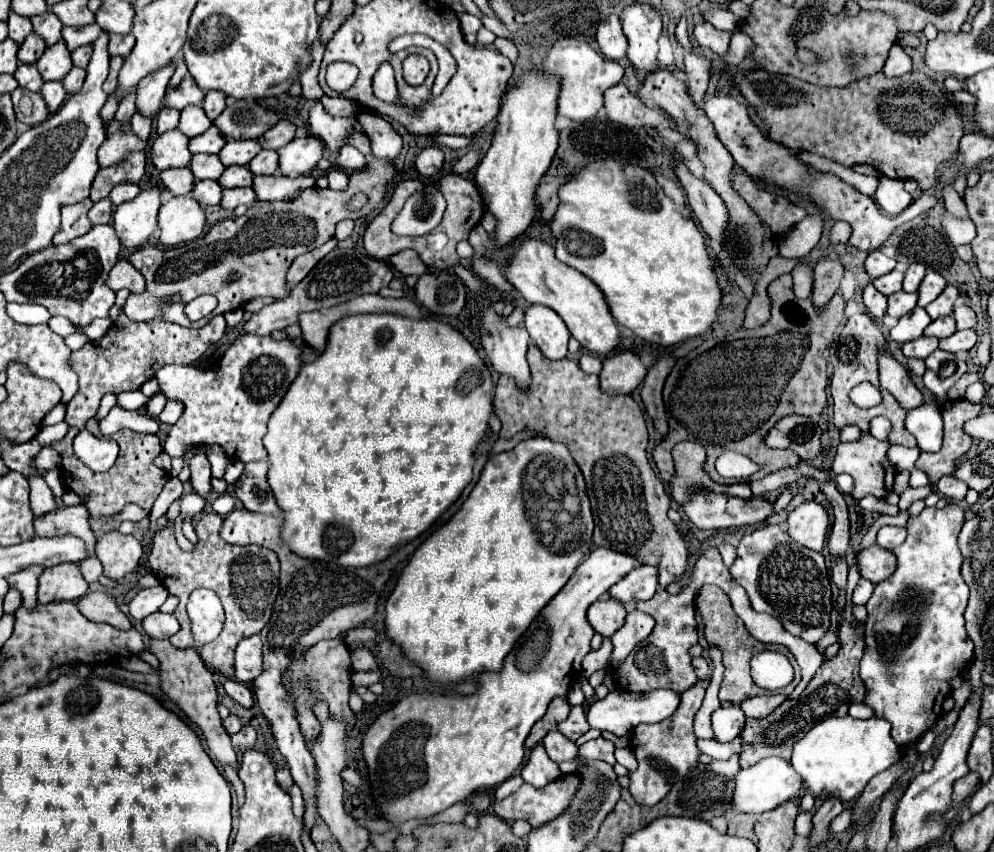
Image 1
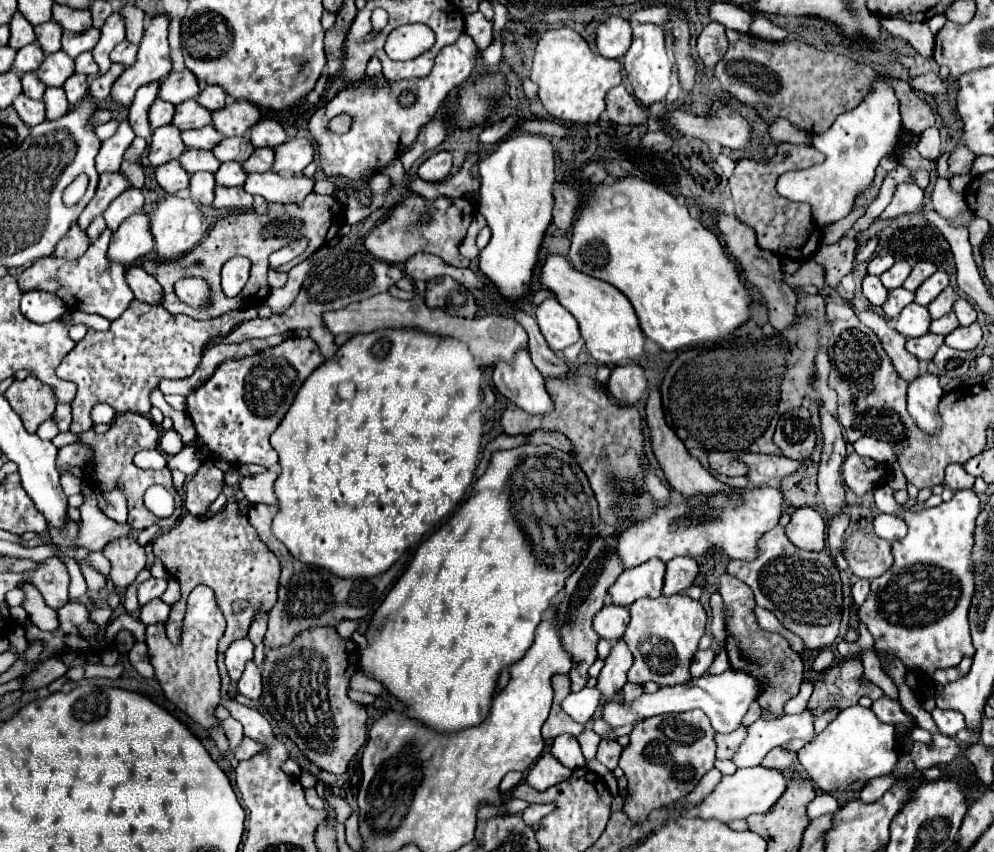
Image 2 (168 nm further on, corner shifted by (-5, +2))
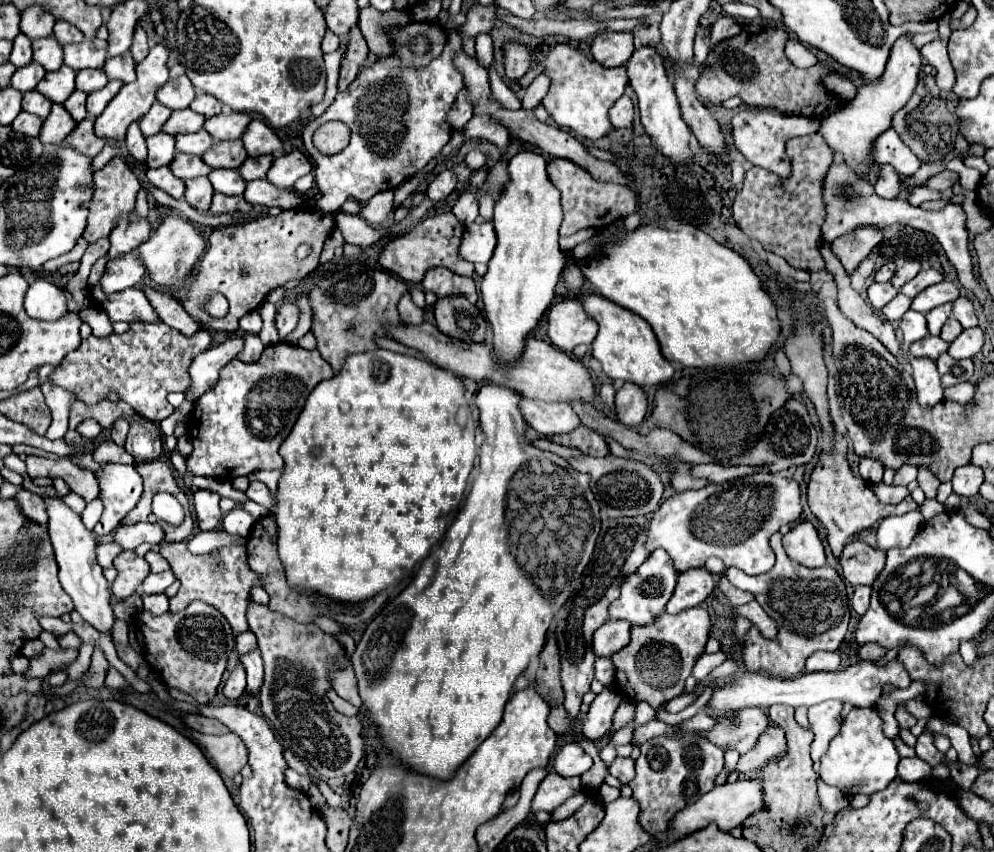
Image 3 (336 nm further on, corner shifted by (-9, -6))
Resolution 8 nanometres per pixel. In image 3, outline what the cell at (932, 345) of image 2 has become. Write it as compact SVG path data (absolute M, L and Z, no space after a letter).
M926 335L926 339L920 339L918 343L910 345L910 355L928 357L932 361L936 361L938 355L944 351L948 351L948 343L942 341L940 337L932 337L932 335Z

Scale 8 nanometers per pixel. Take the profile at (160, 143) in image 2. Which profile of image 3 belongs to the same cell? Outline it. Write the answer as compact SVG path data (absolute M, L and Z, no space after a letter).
M158 133L154 137L148 137L148 159L146 165L150 169L158 169L164 165L170 165L176 155L176 137L168 133Z

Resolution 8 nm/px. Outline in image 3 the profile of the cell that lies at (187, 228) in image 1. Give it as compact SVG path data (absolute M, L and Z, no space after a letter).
M170 215L166 217L160 227L156 229L154 235L150 235L150 239L146 243L142 243L138 247L138 255L144 263L144 267L148 269L150 279L160 287L160 289L172 289L172 287L180 287L184 277L190 273L190 269L194 267L194 263L198 261L198 257L202 255L206 247L204 237L194 229L192 223L184 221L182 217Z

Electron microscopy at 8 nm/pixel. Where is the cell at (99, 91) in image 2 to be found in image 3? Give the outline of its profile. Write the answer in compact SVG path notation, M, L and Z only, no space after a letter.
M108 81L106 87L102 87L102 89L98 89L98 91L92 91L92 93L88 95L88 101L86 101L88 113L90 113L92 117L98 117L98 115L106 109L106 105L112 101L112 97L118 93L118 89L120 89L122 85L124 85L122 81Z

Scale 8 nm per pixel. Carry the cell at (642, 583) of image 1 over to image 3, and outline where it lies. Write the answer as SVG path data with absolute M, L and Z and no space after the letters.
M654 551L642 565L640 569L630 575L624 583L622 583L622 593L616 601L612 601L610 605L610 617L614 619L626 619L632 625L646 625L650 623L656 615L660 615L666 607L666 603L672 597L674 585L676 585L676 571L674 565L670 563L670 557L666 555L666 551Z

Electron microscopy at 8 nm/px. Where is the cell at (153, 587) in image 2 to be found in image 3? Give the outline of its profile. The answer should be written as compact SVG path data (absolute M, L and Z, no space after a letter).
M164 571L164 573L158 573L158 575L148 575L142 583L142 593L144 595L160 595L164 593L172 583L176 581L174 573L172 571Z

